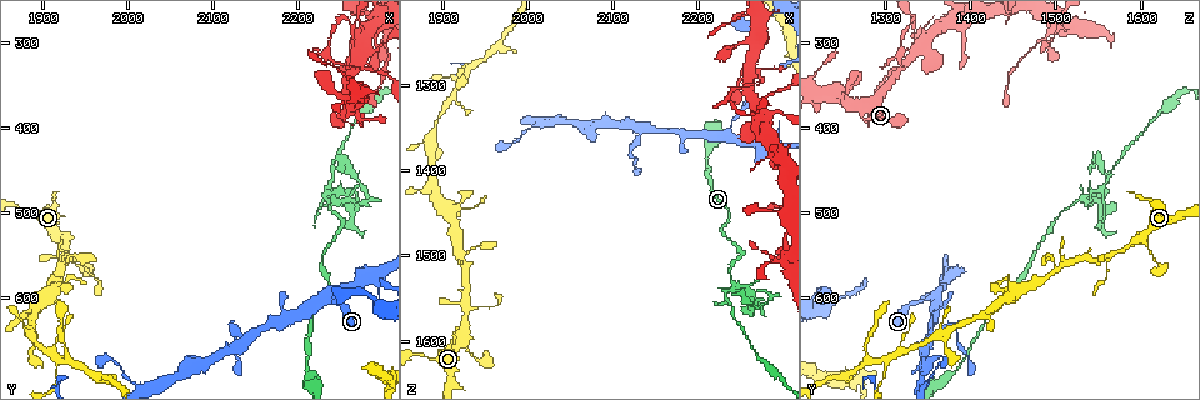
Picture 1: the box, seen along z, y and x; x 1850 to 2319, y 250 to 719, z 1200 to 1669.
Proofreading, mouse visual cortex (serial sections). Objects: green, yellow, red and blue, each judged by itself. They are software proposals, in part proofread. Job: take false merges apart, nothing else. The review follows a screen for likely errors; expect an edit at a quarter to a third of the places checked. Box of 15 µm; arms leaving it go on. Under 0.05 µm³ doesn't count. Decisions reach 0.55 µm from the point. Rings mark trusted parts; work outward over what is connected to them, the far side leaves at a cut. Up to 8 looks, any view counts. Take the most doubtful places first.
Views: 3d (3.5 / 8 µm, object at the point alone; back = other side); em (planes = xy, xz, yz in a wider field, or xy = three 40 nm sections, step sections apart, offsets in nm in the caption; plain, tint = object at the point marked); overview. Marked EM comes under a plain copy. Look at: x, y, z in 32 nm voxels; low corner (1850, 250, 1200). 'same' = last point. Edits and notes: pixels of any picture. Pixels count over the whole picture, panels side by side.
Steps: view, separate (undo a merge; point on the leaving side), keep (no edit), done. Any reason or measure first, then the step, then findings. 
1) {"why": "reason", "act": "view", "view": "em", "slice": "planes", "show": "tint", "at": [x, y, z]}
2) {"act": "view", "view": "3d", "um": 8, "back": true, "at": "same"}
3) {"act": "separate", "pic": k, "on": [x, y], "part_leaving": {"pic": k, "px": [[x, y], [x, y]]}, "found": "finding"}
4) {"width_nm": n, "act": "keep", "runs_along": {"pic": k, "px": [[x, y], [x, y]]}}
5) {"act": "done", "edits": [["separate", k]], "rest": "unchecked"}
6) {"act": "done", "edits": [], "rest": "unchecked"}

{"why": "a fork", "act": "view", "view": "em", "slice": "planes", "show": "tint", "at": [2240, 485, 1530]}

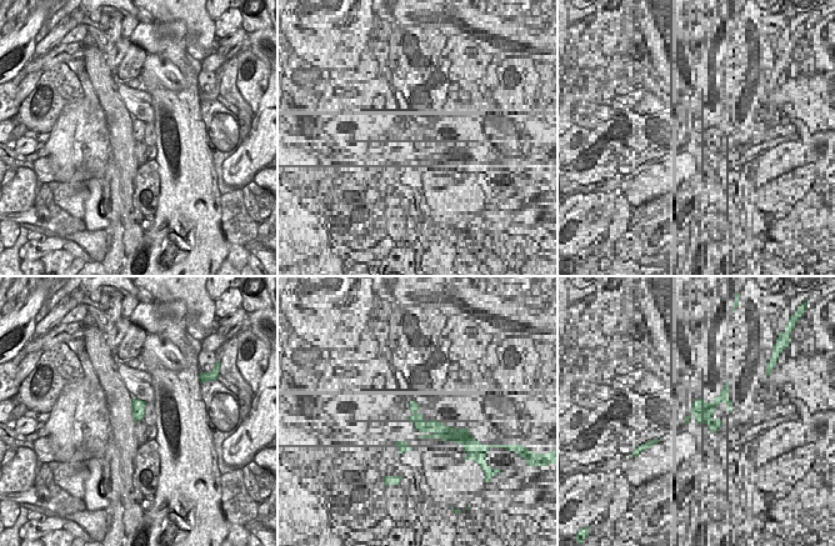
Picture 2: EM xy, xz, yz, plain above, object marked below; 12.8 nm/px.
{"why": "see where the arms go", "act": "view", "view": "3d", "um": 3.5, "at": "same"}

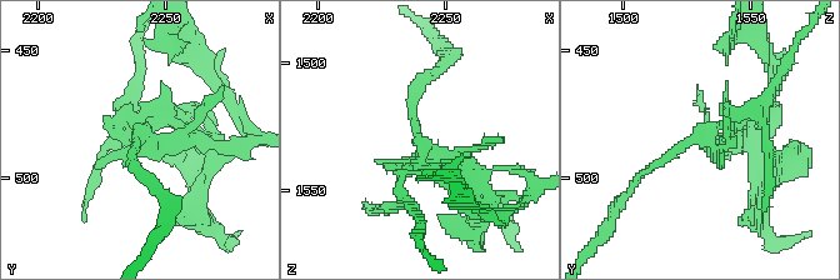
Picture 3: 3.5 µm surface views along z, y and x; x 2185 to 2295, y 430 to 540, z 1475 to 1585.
{"width_nm": 170, "act": "separate", "pic": 3, "on": [731, 129], "part_leaving": {"pic": 3, "px": [[695, 139], [746, 143], [759, 161]]}, "found": "two cells meet here"}

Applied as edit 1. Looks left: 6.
{"why": "redraw", "act": "view", "view": "overview"}

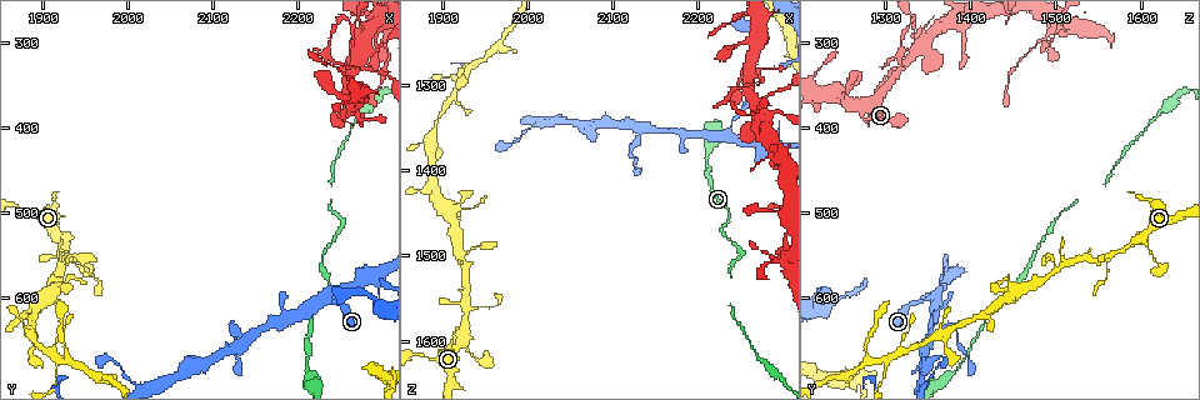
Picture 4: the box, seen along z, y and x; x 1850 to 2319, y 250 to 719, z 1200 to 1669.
{"why": "small branch off a trunk", "act": "view", "view": "3d", "um": 3.5, "at": [2260, 285, 1330]}

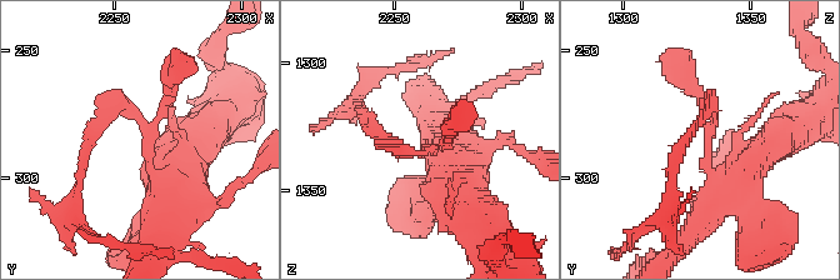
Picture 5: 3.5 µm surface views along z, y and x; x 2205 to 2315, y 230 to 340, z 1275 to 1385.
{"arms": 3, "arm_widths_nm": [150, 200, 500], "why": "need the tissue", "act": "view", "view": "em", "slice": "xy", "step": 2, "show": "tint", "at": [2266, 283, 1333]}

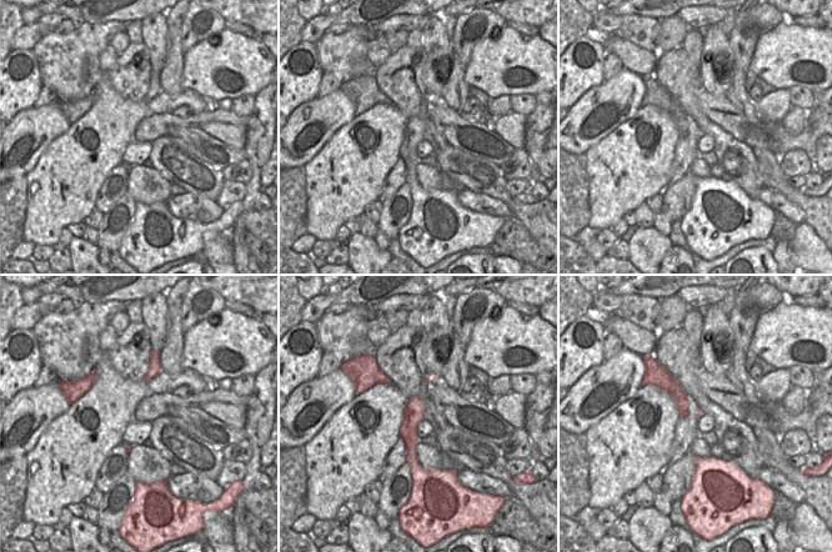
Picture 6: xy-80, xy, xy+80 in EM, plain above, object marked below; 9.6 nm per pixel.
{"act": "separate", "pic": 5, "on": [144, 124], "border": {"pic": 6, "px": [[416, 460], [410, 465]]}, "found": "two cells meet here"}

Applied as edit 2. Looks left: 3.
{"why": "side arm on a straight run", "act": "view", "view": "3d", "um": 8, "back": true, "at": [2140, 650, 1355]}

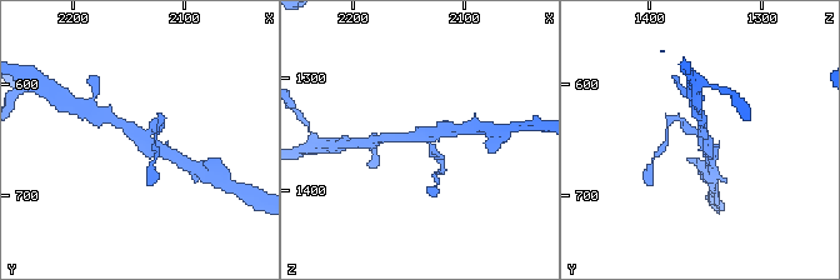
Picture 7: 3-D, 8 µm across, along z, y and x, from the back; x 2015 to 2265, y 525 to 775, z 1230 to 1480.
{"arms": 3, "arm_widths_nm": [200, 200, 350], "why": "need the tissue", "act": "view", "view": "em", "slice": "xy", "step": 3, "show": "tint", "at": [2138, 648, 1352]}

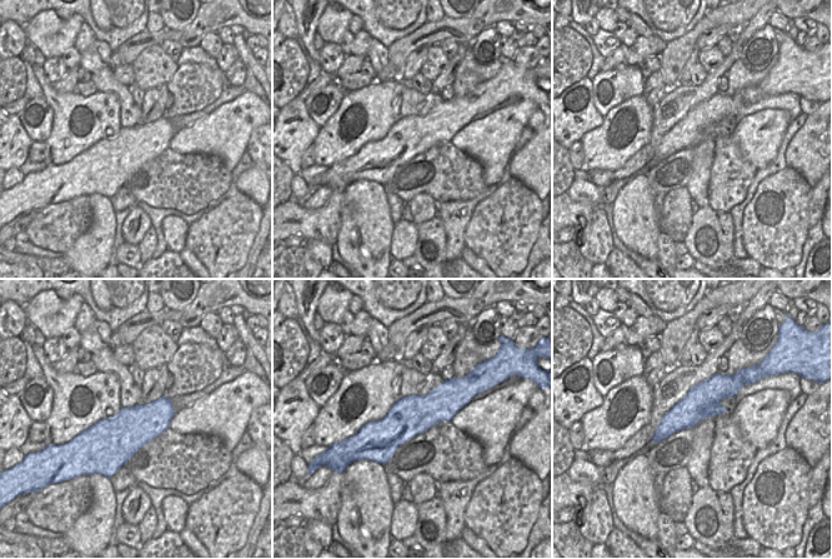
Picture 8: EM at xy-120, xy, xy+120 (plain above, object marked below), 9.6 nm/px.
{"act": "keep", "runs_along": {"pic": 7, "px": [[110, 118], [169, 156]]}, "found": "one cell here"}

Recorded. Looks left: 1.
{"act": "done", "edits": [["separate", 3], ["separate", 5]], "rest": "unchecked"}

